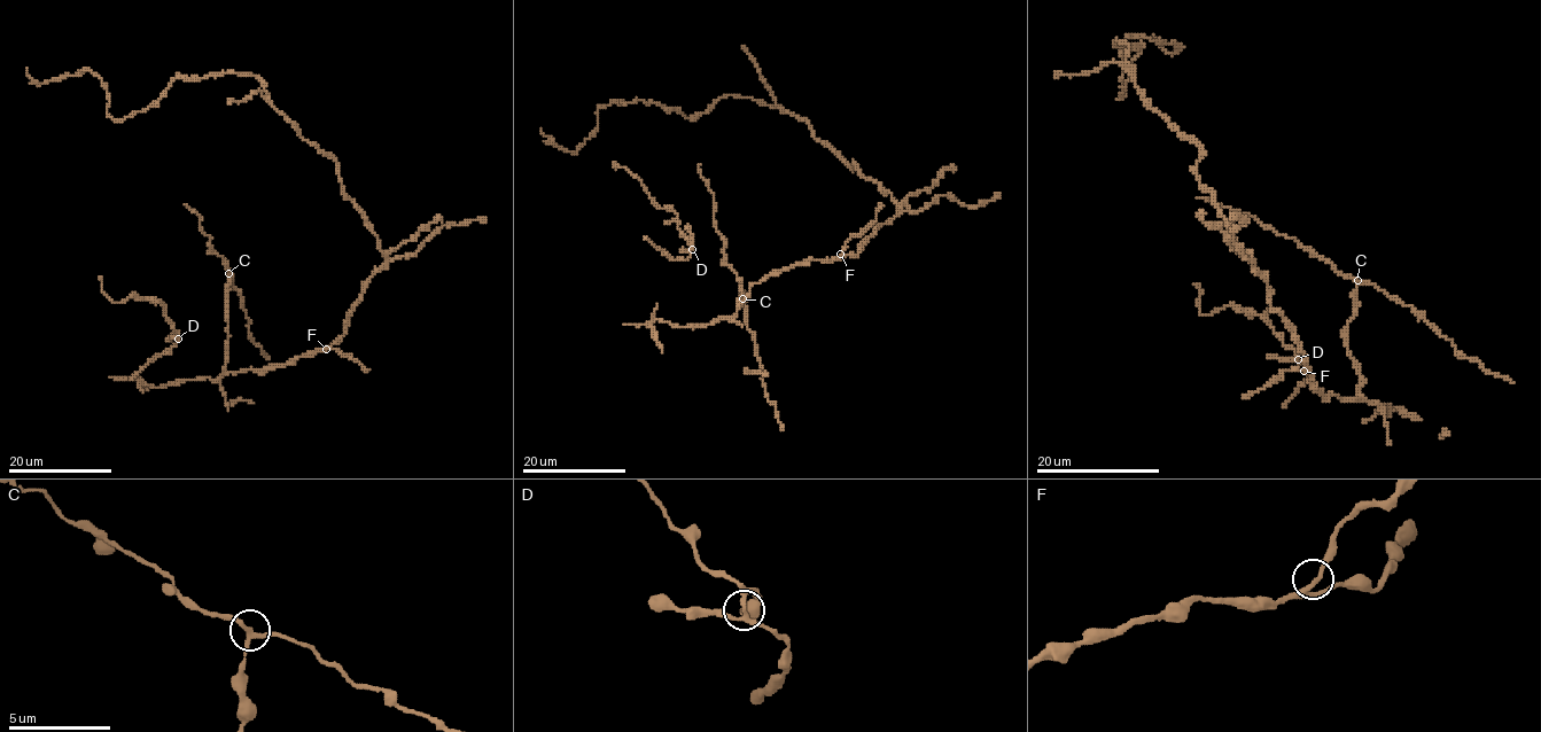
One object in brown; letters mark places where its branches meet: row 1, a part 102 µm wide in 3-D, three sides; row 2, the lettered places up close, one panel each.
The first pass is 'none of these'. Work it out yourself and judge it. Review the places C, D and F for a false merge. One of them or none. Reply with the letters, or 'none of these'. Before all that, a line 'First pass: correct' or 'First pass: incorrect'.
First pass: incorrect
C

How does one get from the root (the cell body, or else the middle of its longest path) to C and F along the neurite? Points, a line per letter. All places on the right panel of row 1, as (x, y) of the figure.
C: (1253, 266), (1307, 355), (1312, 383), (1344, 398), (1362, 397), (1359, 365), (1347, 348), (1357, 280)
F: (1253, 266), (1268, 286), (1271, 306), (1282, 316), (1294, 333), (1294, 340), (1307, 355), (1304, 371)

